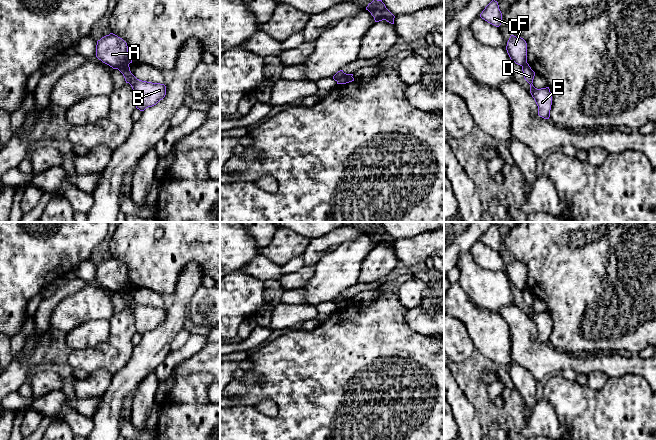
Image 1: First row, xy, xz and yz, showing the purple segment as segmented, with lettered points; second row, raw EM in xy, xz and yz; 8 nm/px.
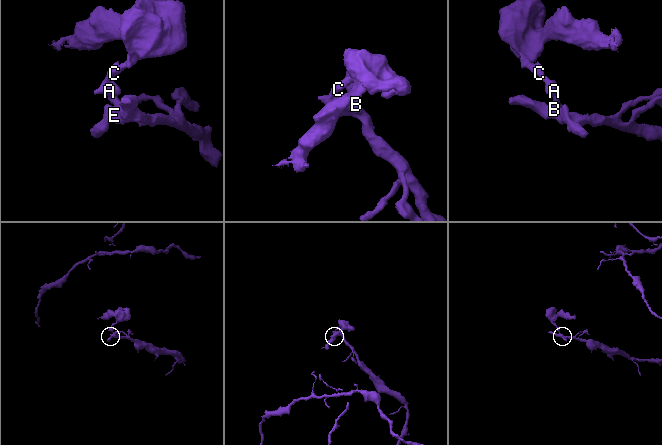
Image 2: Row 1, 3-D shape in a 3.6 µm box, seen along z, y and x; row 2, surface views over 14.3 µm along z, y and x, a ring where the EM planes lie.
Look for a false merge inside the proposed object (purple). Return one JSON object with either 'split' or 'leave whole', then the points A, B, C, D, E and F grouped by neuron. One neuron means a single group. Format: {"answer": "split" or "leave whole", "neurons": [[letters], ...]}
{"answer": "split", "neurons": [["A", "C", "F"], ["B", "D", "E"]]}

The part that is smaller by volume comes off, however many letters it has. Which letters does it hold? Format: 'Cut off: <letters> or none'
Cut off: A, C, F

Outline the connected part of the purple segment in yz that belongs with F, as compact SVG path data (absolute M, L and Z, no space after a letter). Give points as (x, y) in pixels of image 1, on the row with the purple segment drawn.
M511 35L506 50L510 59L516 64L522 66L527 62L527 43L523 38Z

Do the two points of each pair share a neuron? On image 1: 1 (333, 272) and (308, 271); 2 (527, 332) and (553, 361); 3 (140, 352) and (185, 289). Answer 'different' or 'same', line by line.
1: different
2: same
3: same

